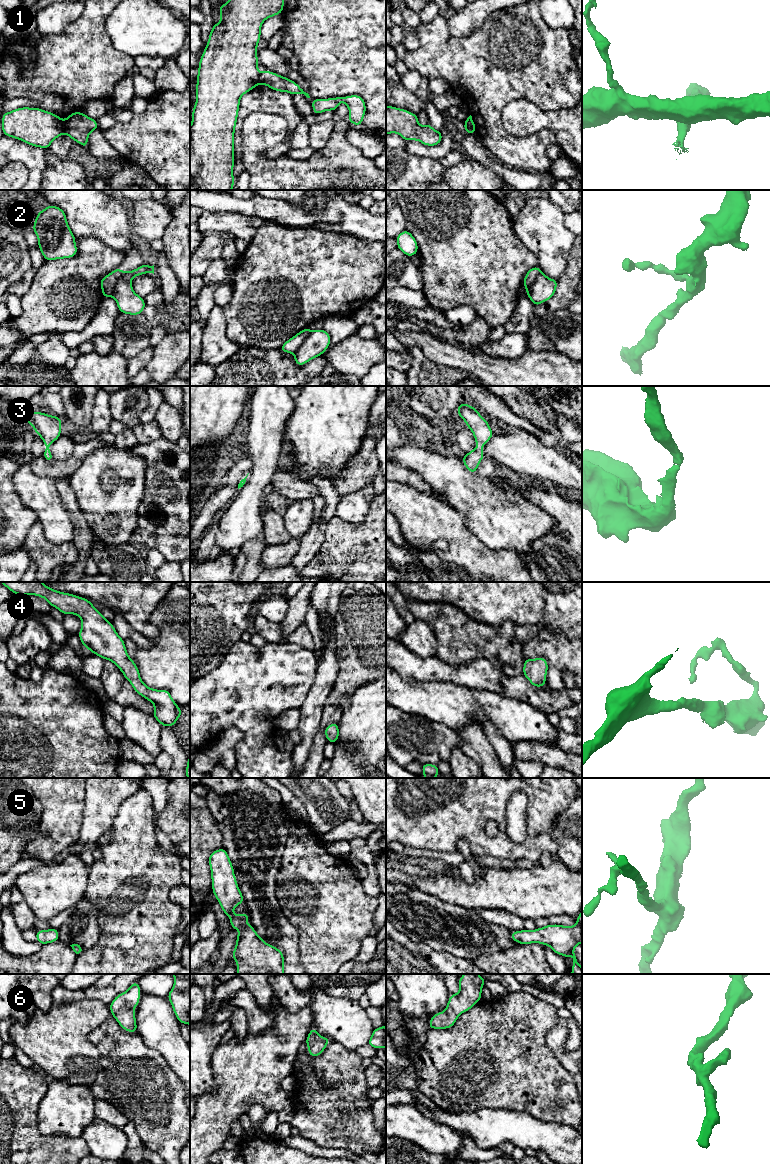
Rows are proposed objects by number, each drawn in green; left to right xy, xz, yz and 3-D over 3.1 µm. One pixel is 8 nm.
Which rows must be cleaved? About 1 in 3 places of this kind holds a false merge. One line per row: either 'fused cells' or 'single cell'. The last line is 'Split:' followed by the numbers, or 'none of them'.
1: fused cells
2: fused cells
3: single cell
4: single cell
5: single cell
6: single cell
Split: 1, 2

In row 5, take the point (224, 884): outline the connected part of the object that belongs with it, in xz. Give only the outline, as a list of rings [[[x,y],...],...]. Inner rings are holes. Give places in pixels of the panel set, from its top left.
[[[225,848],[213,851],[208,862],[211,869],[212,892],[223,912],[230,918],[231,927],[240,930],[231,955],[237,963],[237,974],[285,974],[283,952],[264,942],[251,923],[243,925],[249,919],[249,914],[233,914],[233,909],[245,900]]]

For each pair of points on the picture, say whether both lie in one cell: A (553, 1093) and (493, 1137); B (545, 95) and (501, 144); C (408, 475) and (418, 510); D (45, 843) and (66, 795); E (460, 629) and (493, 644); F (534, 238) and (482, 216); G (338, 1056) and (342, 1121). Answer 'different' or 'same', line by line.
A: different
B: same
C: different
D: same
E: same
F: different
G: same

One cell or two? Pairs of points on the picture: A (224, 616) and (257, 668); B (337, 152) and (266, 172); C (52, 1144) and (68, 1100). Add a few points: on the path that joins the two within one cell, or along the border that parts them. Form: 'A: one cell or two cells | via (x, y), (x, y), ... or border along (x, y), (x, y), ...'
A: two cells | border along (240, 639), (229, 648), (224, 658)
B: one cell | via (319, 170), (317, 172), (284, 172)
C: two cells | border along (36, 1121), (38, 1130), (44, 1134), (79, 1136)

